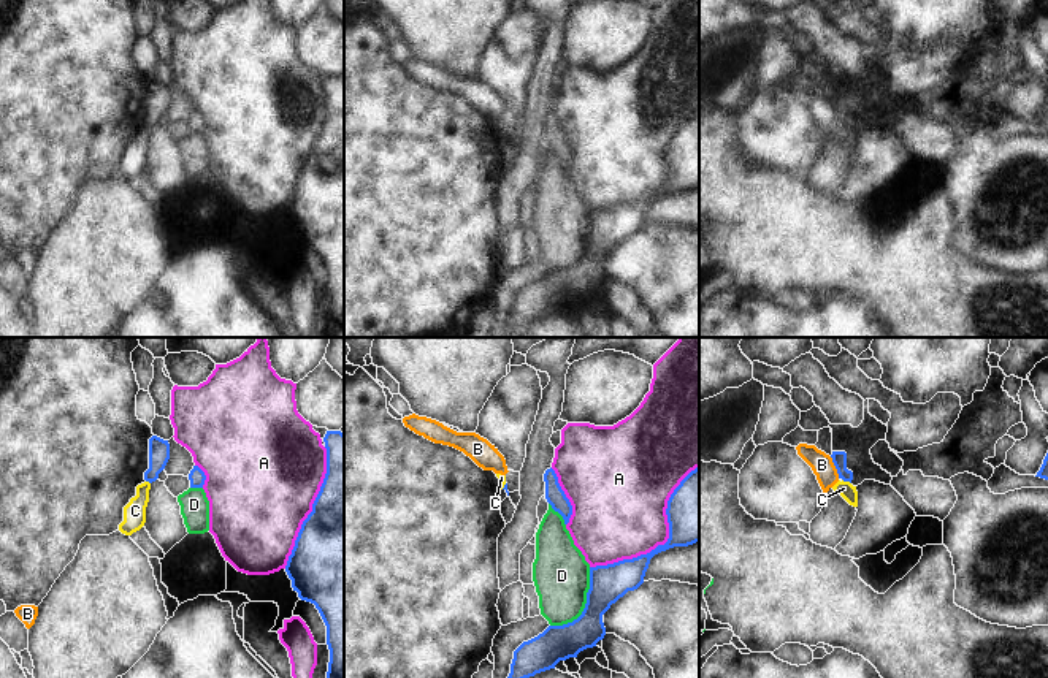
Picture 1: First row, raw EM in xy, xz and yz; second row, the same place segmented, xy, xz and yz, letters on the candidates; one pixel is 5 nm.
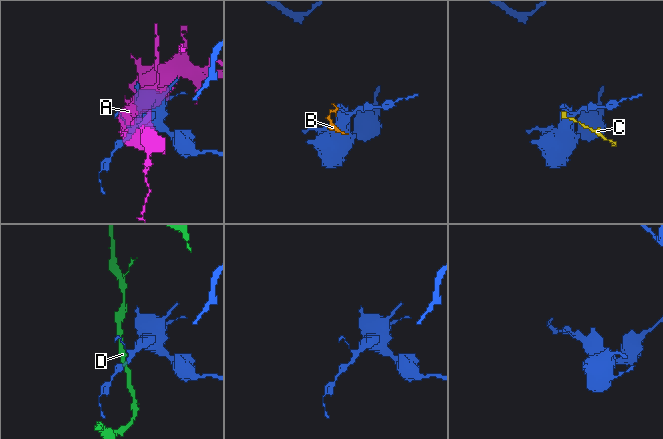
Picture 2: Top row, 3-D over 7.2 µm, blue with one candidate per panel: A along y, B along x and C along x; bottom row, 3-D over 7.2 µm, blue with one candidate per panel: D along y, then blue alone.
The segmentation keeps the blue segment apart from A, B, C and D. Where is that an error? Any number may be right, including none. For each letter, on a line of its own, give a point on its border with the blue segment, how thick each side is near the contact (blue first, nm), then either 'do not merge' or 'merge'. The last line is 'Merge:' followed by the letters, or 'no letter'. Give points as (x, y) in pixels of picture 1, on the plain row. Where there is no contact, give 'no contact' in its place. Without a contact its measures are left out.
A: xz (668, 186) | 320/420 nm | do not merge
B: yz (836, 113) | 80/120 nm | do not merge
C: yz (847, 125) | 80/80 nm | do not merge
D: xz (585, 251) | 190/280 nm | do not merge
Merge: no letter

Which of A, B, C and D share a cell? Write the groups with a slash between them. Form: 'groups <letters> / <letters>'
groups A / B / C / D

